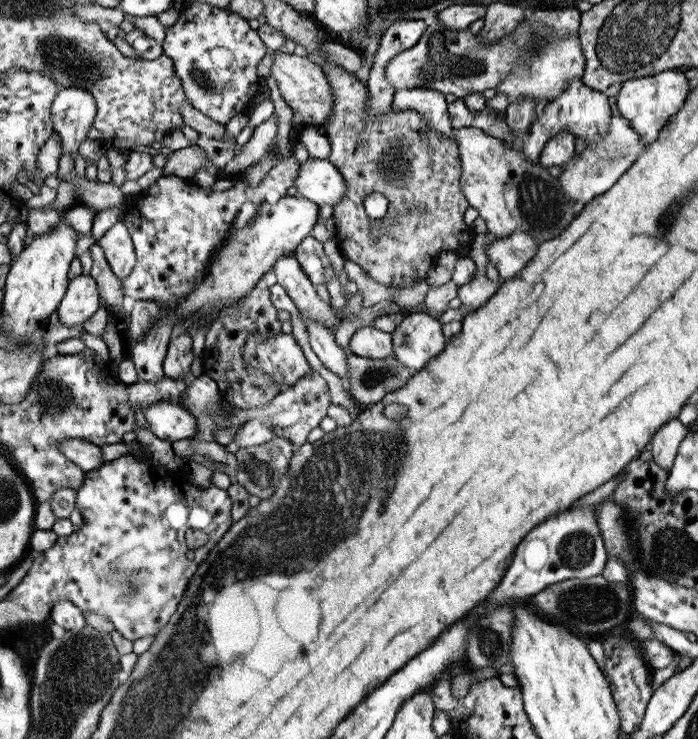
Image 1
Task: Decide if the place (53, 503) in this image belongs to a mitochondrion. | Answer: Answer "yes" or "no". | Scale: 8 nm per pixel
no

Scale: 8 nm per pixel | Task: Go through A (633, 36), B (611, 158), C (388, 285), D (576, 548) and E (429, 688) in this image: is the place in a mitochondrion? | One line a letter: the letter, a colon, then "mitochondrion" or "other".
A: mitochondrion
B: mitochondrion
C: other
D: mitochondrion
E: other

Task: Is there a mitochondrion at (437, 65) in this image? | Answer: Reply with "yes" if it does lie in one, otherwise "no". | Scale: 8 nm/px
yes

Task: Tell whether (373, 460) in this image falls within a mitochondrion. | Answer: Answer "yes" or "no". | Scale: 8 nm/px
yes

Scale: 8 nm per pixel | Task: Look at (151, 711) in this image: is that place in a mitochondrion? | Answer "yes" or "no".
yes

